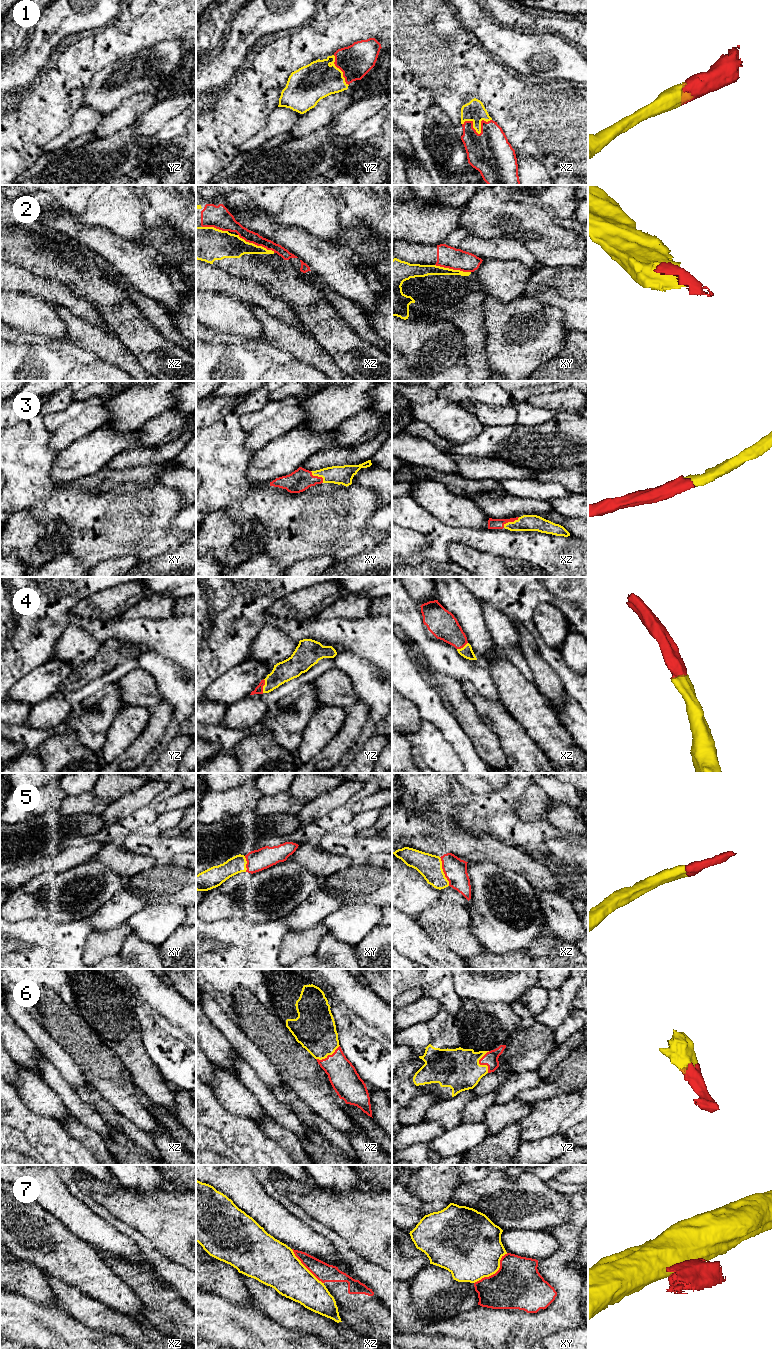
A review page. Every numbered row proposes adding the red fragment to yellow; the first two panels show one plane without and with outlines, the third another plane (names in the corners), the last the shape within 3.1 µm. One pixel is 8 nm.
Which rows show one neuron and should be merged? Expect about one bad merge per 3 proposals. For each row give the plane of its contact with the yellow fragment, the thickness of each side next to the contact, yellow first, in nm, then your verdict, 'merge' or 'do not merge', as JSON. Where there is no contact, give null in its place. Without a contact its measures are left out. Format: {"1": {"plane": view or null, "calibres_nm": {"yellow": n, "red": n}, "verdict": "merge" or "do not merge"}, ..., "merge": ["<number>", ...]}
{"1": {"plane": "xz", "calibres_nm": {"yellow": 160, "red": 340}, "verdict": "merge"}, "2": {"plane": "xz", "calibres_nm": {"yellow": 200, "red": 100}, "verdict": "do not merge"}, "3": {"plane": "xz", "calibres_nm": {"yellow": 130, "red": 80}, "verdict": "merge"}, "4": {"plane": "yz", "calibres_nm": {"yellow": 170, "red": 60}, "verdict": "merge"}, "5": {"plane": "xz", "calibres_nm": {"yellow": 190, "red": 190}, "verdict": "merge"}, "6": {"plane": "yz", "calibres_nm": {"yellow": 320, "red": 120}, "verdict": "merge"}, "7": {"plane": "xy", "calibres_nm": {"yellow": 460, "red": 380}, "verdict": "do not merge"}, "merge": ["1", "3", "4", "5", "6"]}

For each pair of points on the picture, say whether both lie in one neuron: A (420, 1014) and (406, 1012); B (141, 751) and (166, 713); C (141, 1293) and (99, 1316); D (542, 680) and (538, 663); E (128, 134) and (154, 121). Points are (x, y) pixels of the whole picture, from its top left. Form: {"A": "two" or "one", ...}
{"A": "one", "B": "one", "C": "two", "D": "one", "E": "two"}

